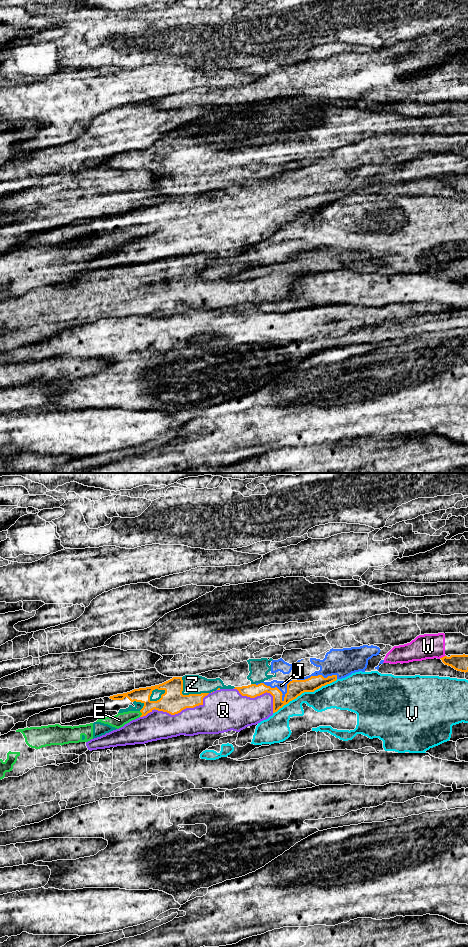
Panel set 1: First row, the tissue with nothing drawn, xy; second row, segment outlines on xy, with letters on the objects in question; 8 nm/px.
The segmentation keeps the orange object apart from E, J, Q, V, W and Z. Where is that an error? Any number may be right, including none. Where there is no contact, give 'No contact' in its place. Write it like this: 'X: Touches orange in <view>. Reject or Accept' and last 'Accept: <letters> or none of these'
E: Touches orange in xy. Reject
J: Touches orange in xy. Accept
Q: Touches orange in xy. Accept
V: Touches orange in xy. Reject
W: Touches orange in xy. Reject
Z: Touches orange in xy. Reject
Accept: J, Q

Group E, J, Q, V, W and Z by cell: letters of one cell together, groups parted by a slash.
E Z / J Q / V / W

